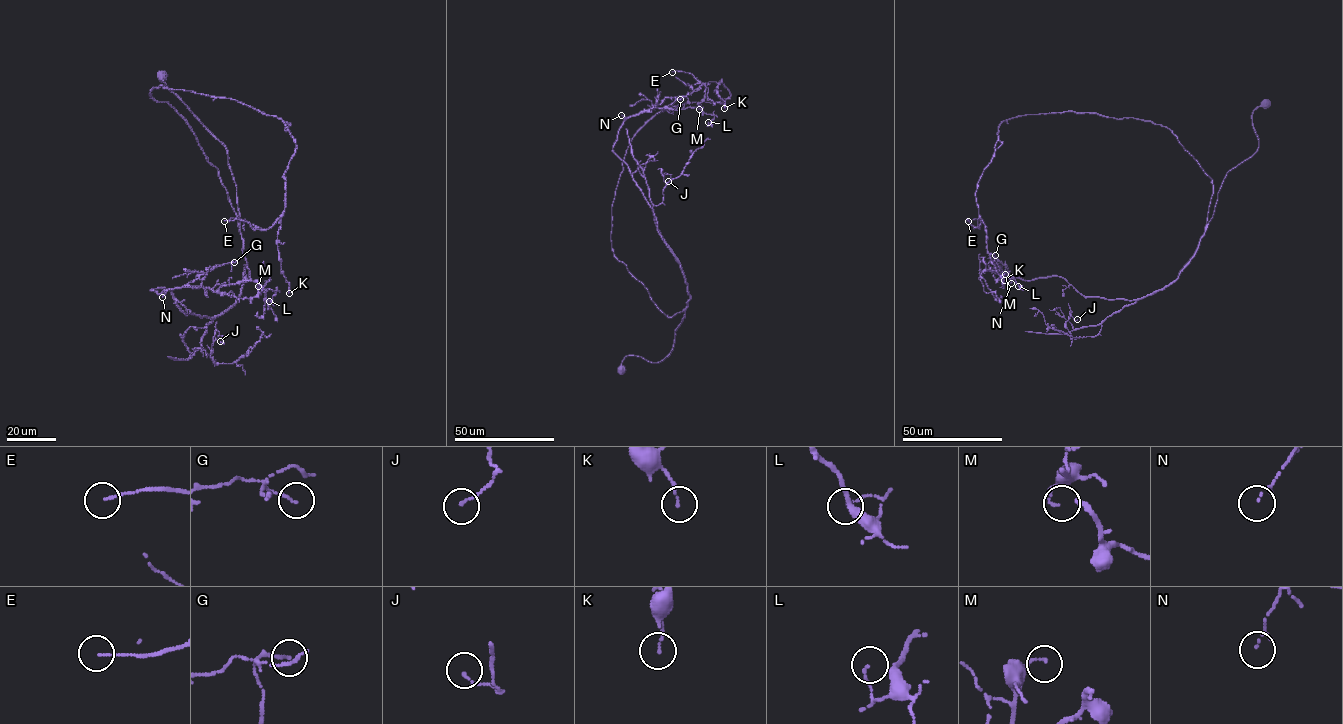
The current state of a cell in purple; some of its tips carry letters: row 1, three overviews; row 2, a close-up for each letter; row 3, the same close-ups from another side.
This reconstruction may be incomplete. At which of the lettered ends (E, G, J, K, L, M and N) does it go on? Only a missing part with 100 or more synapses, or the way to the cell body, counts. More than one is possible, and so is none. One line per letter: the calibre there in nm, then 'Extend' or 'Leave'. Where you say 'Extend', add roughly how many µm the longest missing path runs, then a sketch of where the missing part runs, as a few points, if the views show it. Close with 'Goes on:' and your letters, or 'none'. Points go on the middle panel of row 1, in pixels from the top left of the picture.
E: Thickness 80 nm. Leave
G: Thickness 110 nm. Leave
J: Thickness 100 nm. Leave
K: Thickness 110 nm. Leave
L: Thickness 100 nm. Leave
M: Thickness 90 nm. Leave
N: Thickness 80 nm. Leave
Goes on: none

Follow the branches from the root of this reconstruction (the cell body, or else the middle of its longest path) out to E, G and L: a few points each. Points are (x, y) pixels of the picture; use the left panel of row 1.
E: (161, 74), (226, 147), (240, 232), (218, 170), (150, 91), (234, 99), (295, 143), (277, 221), (224, 221)
G: (161, 74), (226, 148), (247, 266), (236, 302), (214, 318), (152, 290), (234, 262)
L: (161, 74), (226, 148), (247, 266), (236, 302), (214, 318), (152, 290), (243, 298), (276, 288), (269, 301)

